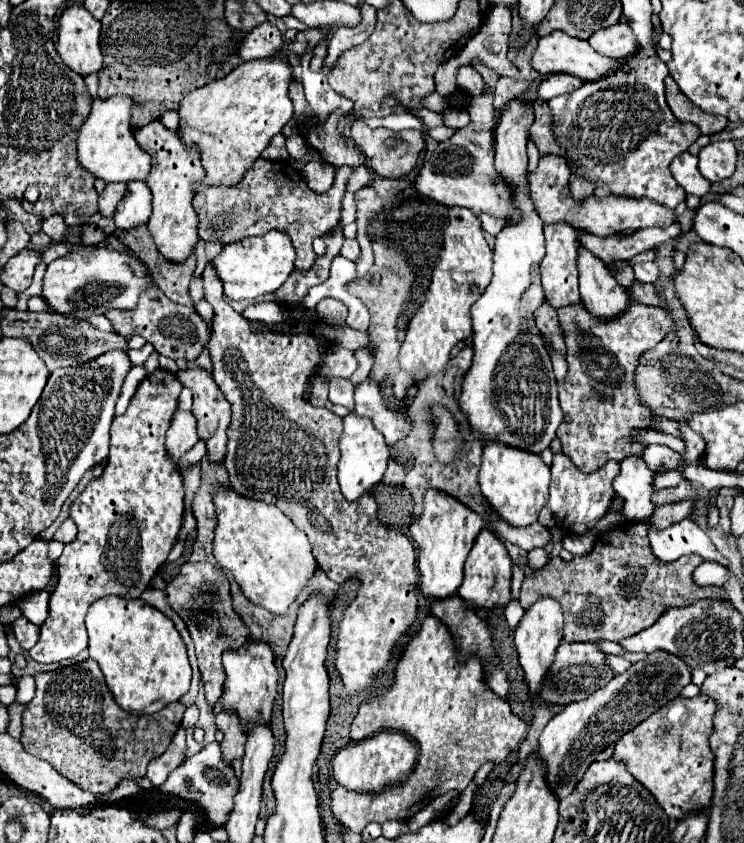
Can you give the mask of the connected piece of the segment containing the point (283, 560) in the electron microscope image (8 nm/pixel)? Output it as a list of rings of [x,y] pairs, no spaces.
[[[217,488],[213,500],[219,518],[213,542],[215,560],[233,572],[235,582],[241,586],[241,592],[249,602],[267,608],[271,614],[285,616],[287,608],[317,570],[305,532],[297,530],[273,504],[245,500],[231,488]]]

